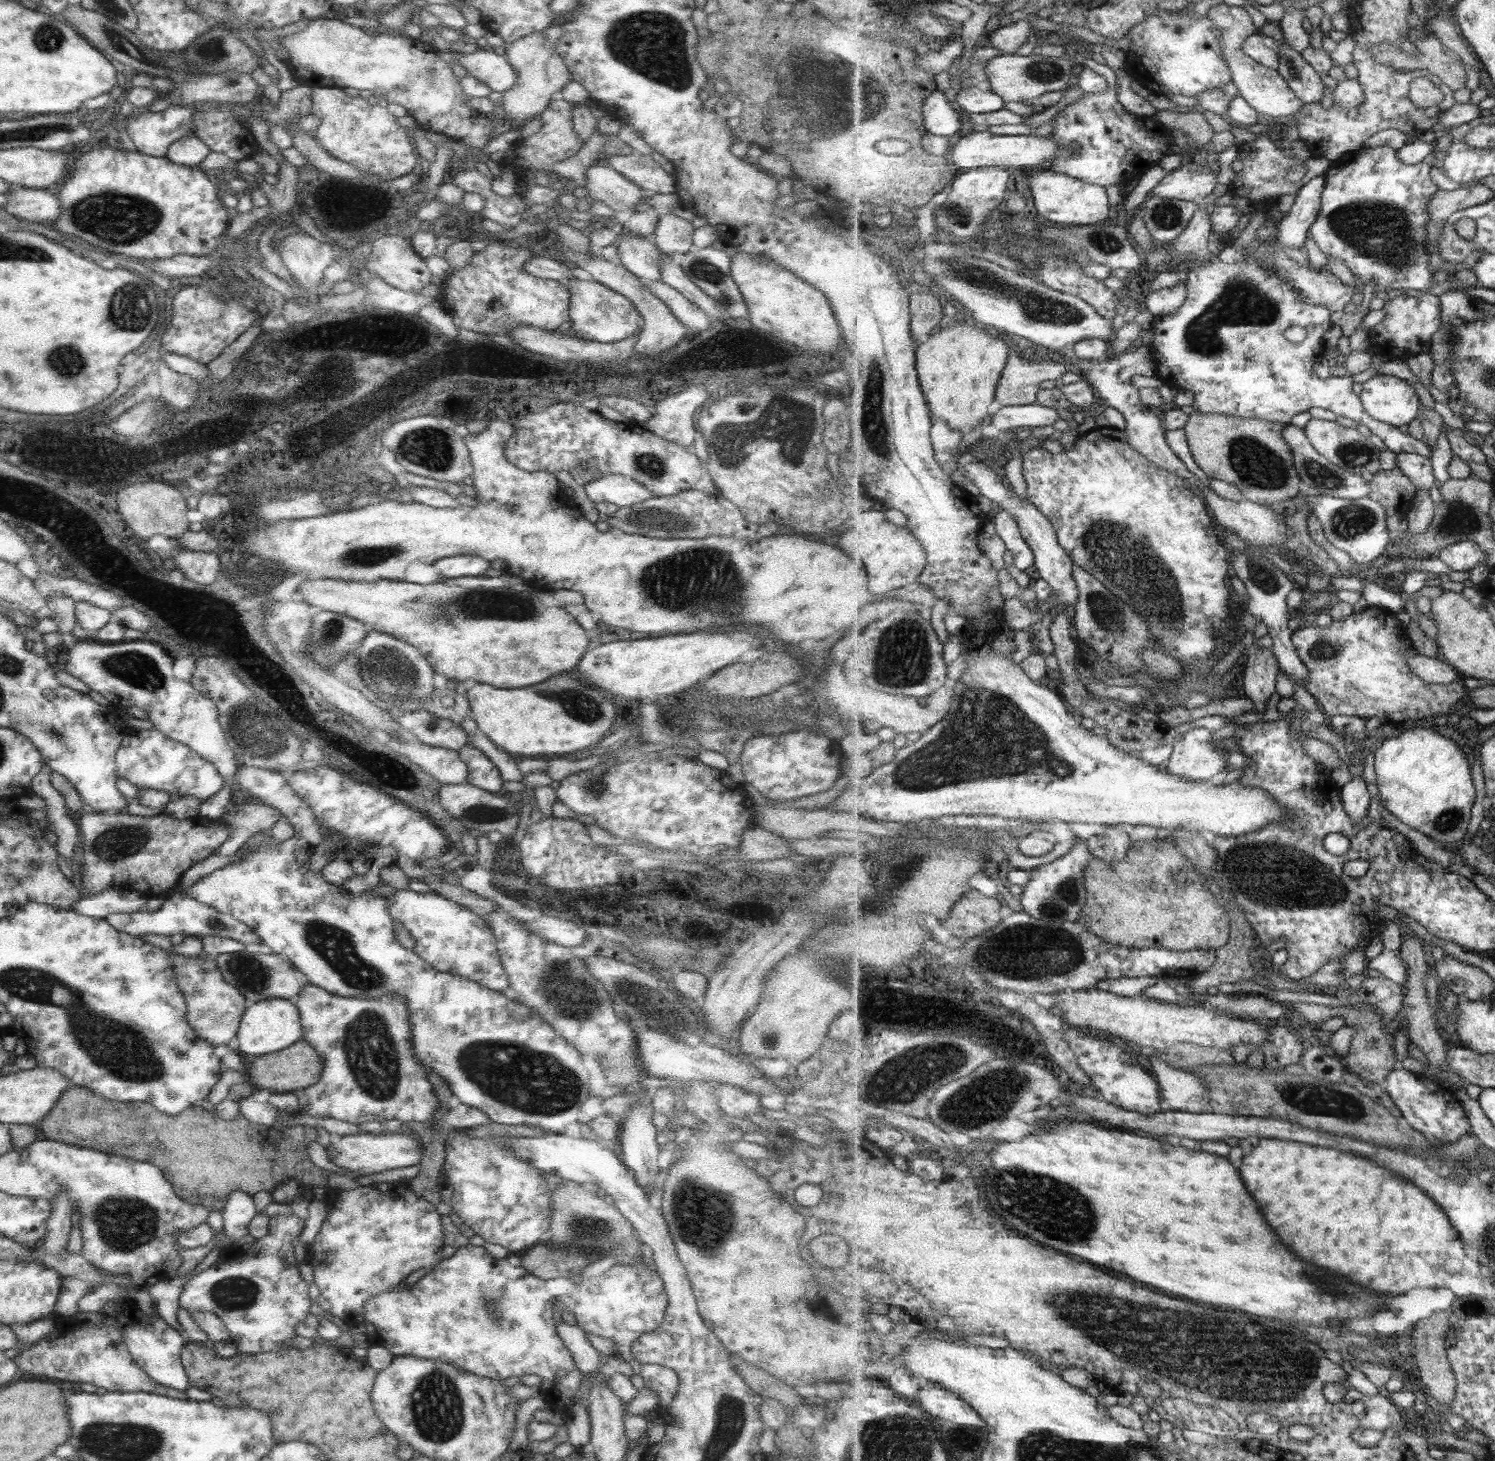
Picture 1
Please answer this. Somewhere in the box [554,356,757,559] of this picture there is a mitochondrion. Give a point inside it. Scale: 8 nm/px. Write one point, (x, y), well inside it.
(651, 465)

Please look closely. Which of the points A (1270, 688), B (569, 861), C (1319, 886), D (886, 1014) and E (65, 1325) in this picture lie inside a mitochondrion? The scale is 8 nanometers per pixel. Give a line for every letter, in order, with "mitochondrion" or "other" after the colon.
A: other
B: other
C: mitochondrion
D: other
E: other

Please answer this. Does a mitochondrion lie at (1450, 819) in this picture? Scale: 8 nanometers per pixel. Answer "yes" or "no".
yes

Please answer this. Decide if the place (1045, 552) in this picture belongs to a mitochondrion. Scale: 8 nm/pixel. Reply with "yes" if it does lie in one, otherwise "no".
no

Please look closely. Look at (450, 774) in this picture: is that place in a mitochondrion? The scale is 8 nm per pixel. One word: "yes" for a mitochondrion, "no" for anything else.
no

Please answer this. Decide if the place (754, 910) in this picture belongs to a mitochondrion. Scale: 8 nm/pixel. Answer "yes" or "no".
no

